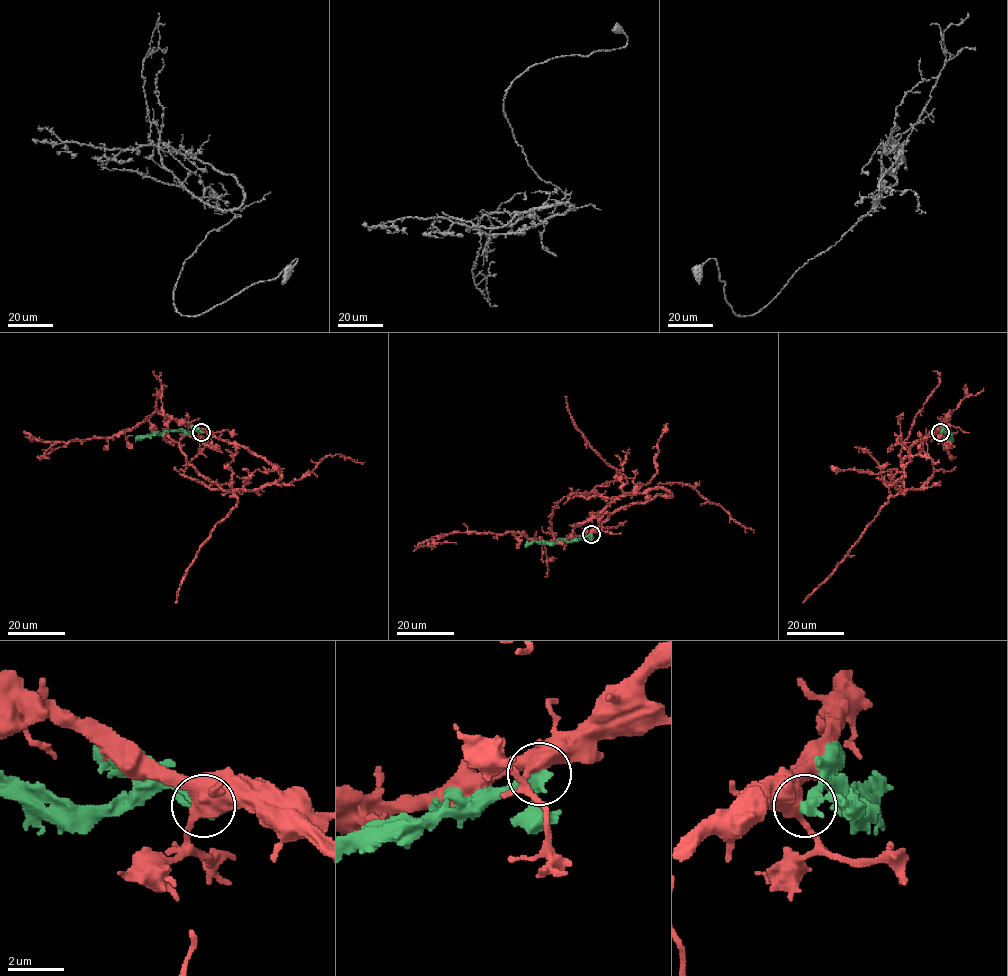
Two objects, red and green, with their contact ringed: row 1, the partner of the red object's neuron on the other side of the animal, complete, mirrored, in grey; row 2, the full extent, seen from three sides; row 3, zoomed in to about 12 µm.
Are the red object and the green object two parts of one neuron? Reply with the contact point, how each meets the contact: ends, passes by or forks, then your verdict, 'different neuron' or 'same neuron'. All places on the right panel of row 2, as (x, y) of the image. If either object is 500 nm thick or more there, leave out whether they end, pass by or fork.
place (940, 432); red forks; green passes by; different neuron

